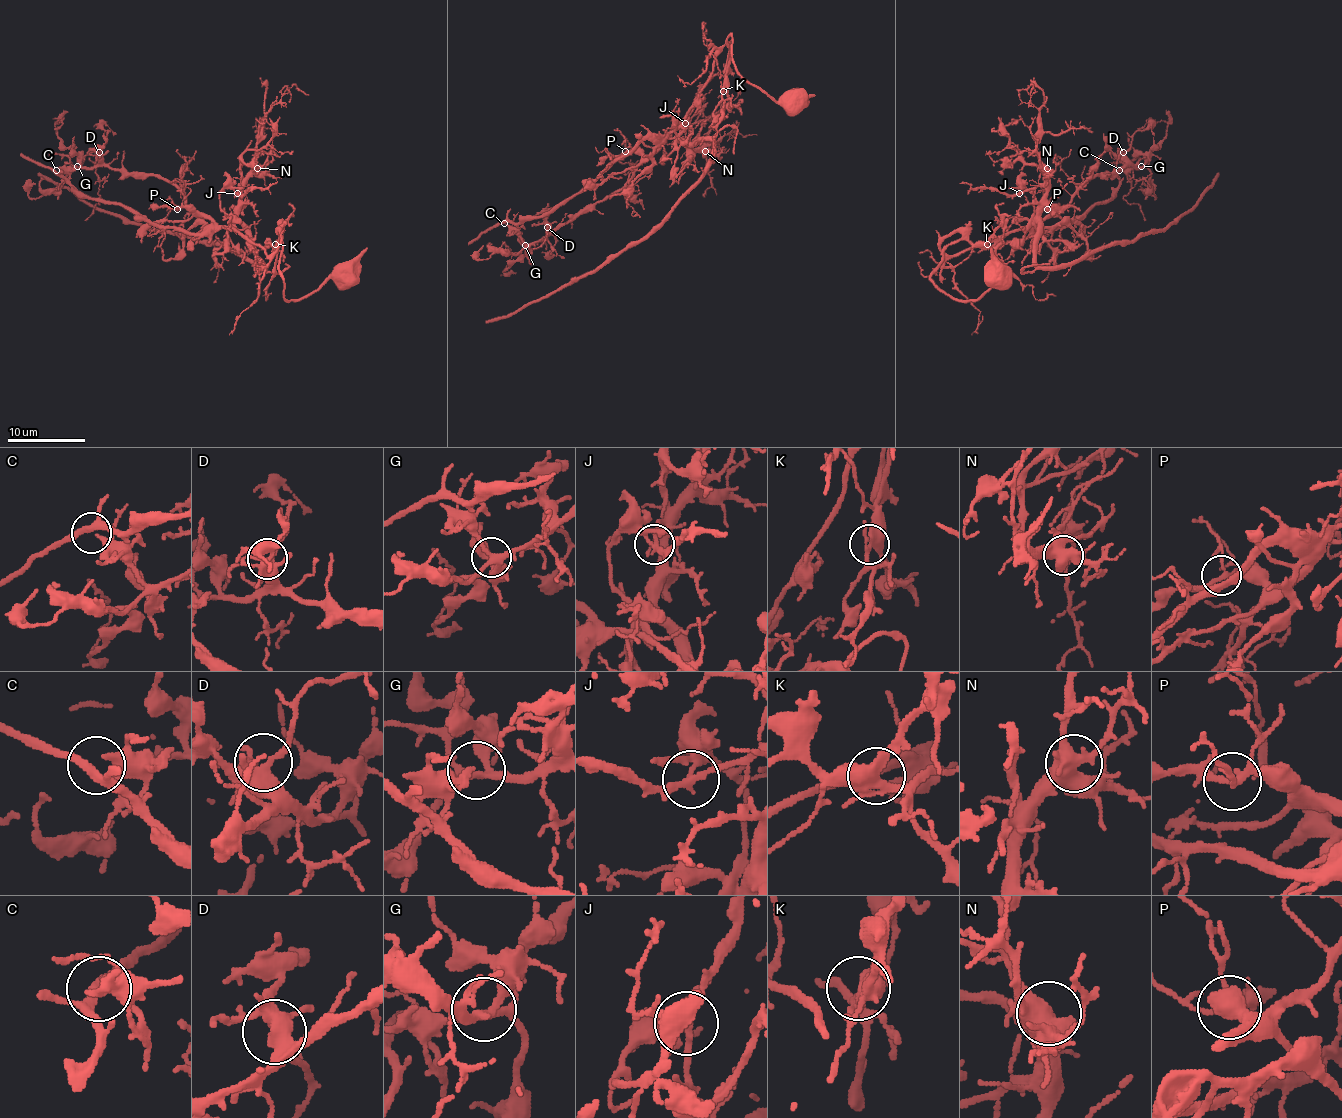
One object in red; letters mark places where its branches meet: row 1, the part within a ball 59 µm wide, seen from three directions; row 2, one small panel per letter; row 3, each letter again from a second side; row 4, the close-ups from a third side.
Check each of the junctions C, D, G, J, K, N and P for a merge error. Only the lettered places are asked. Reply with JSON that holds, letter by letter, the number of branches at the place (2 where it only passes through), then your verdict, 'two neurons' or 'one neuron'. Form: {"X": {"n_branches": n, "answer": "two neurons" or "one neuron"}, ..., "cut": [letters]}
{"C": {"n_branches": 4, "answer": "one neuron"}, "D": {"n_branches": 5, "answer": "one neuron"}, "G": {"n_branches": 6, "answer": "one neuron"}, "J": {"n_branches": 4, "answer": "two neurons"}, "K": {"n_branches": 4, "answer": "one neuron"}, "N": {"n_branches": 5, "answer": "one neuron"}, "P": {"n_branches": 4, "answer": "one neuron"}, "cut": ["J"]}

